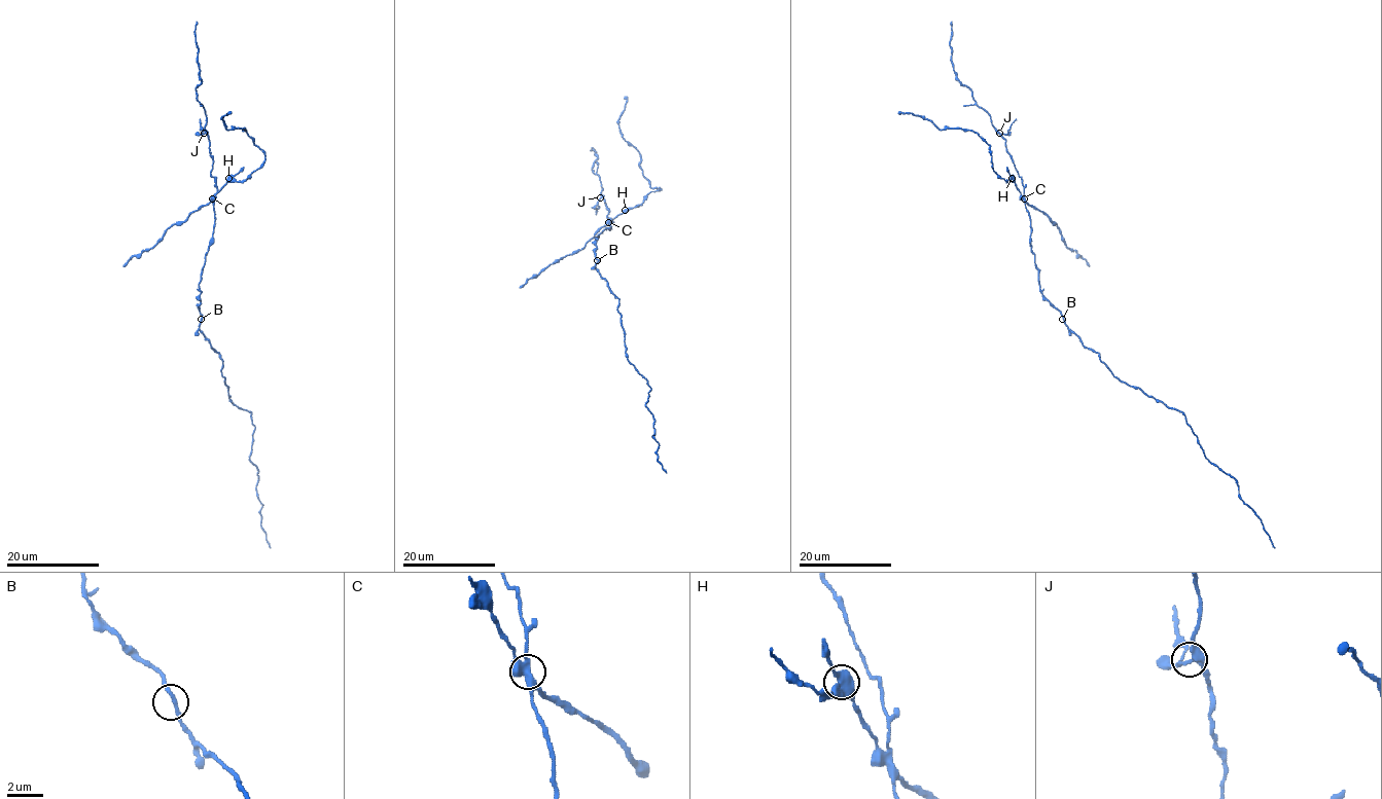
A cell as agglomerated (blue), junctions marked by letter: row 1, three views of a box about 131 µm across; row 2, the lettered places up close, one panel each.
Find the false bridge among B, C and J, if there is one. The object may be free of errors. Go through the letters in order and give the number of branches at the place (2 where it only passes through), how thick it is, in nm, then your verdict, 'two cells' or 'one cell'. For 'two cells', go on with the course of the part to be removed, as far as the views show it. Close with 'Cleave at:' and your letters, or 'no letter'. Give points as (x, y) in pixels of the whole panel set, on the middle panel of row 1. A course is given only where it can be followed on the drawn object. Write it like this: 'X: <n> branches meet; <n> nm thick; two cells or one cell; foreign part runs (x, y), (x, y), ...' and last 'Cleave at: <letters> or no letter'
B: 2 branches meet; 220 nm thick; one cell
C: 4 branches meet; 480 nm thick; two cells; foreign part runs (608, 222), (661, 189), (651, 188), (642, 175), (640, 153), (622, 136), (618, 124), (627, 101), (624, 97)
J: 3 branches meet; 300 nm thick; one cell
Cleave at: C

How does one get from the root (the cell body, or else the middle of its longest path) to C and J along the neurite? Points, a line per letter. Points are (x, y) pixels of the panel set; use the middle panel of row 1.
C: (597, 261), (595, 238), (605, 228), (611, 228), (608, 222)
J: (597, 261), (595, 238), (605, 228), (610, 229), (612, 221), (600, 197)

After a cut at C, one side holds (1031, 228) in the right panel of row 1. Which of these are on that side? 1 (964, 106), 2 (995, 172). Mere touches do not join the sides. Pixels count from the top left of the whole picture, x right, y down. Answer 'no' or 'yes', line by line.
1: yes
2: no

